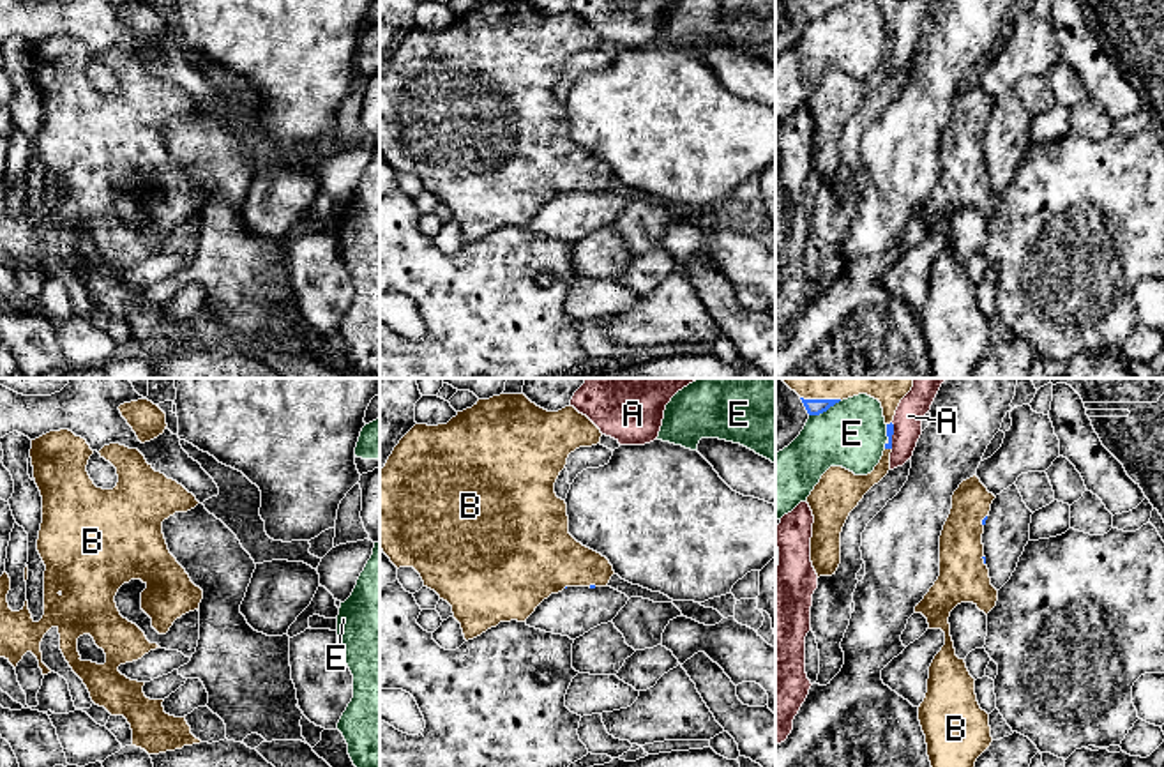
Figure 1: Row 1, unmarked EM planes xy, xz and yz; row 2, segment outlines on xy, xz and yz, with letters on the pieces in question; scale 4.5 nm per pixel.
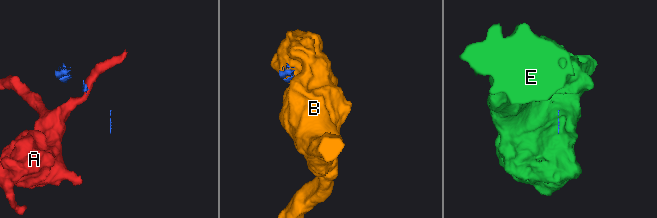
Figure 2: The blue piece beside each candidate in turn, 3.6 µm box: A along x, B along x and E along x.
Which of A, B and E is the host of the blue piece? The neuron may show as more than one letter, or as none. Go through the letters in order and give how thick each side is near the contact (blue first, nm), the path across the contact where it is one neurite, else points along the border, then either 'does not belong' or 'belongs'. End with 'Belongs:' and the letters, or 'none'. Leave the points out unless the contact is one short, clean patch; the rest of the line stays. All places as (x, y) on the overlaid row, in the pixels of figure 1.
A: 30/130 nm | along yz (891, 423), (892, 448) | does not belong
B: 80/190 nm | belongs
E: 80/320 nm | does not belong
Belongs: B

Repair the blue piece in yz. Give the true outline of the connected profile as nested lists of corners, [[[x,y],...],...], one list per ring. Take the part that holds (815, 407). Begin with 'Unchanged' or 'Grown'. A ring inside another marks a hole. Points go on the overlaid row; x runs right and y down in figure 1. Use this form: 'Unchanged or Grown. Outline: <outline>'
Grown. Outline: [[[781,378],[795,391],[809,415],[820,415],[835,403],[867,394],[881,403],[887,444],[880,463],[867,475],[855,475],[843,467],[830,467],[807,497],[813,511],[811,562],[820,576],[835,574],[841,564],[841,532],[850,513],[864,495],[890,470],[894,415],[915,378]]]

